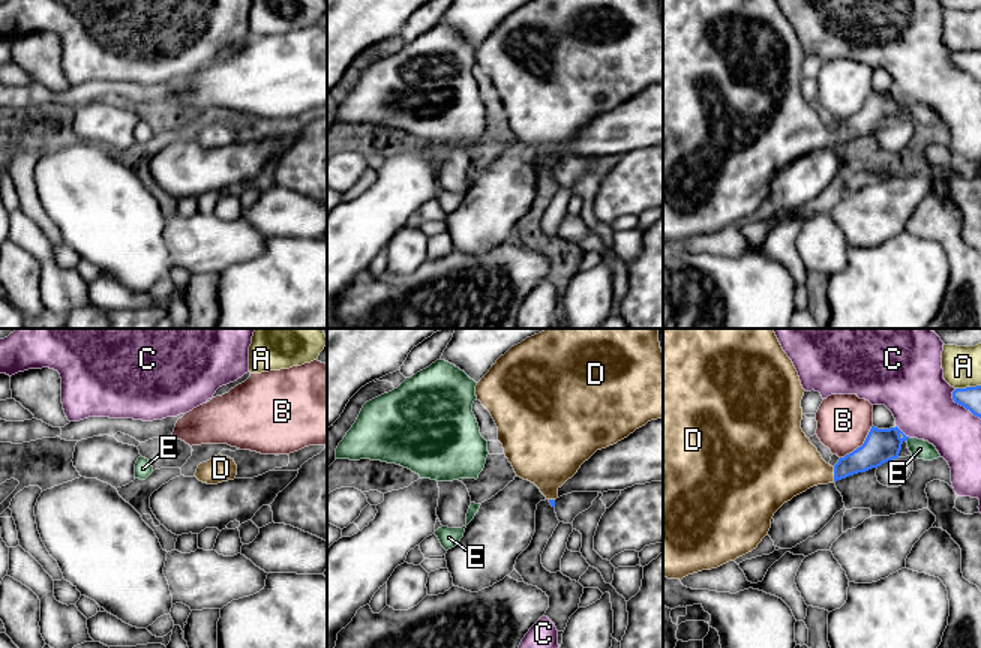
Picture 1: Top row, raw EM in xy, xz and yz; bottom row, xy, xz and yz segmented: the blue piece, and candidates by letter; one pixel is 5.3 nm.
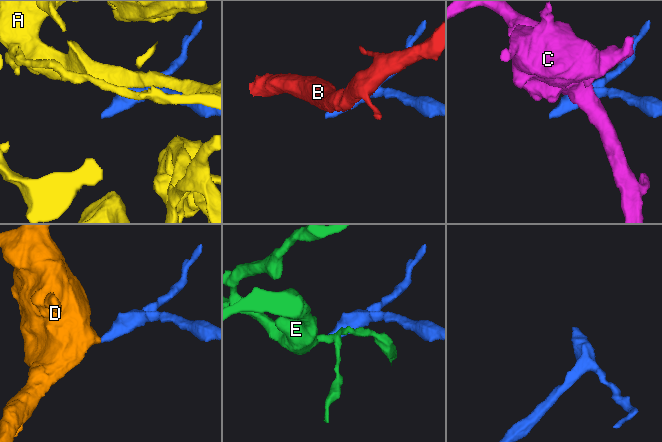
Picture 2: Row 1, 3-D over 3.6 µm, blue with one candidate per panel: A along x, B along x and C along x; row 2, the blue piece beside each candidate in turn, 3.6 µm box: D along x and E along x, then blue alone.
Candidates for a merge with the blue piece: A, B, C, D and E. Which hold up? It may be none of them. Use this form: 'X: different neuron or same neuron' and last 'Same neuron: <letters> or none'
A: different neuron
B: different neuron
C: different neuron
D: same neuron
E: different neuron
Same neuron: D

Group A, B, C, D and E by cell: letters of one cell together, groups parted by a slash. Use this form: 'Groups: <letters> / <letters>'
Groups: A / B / C / D / E

